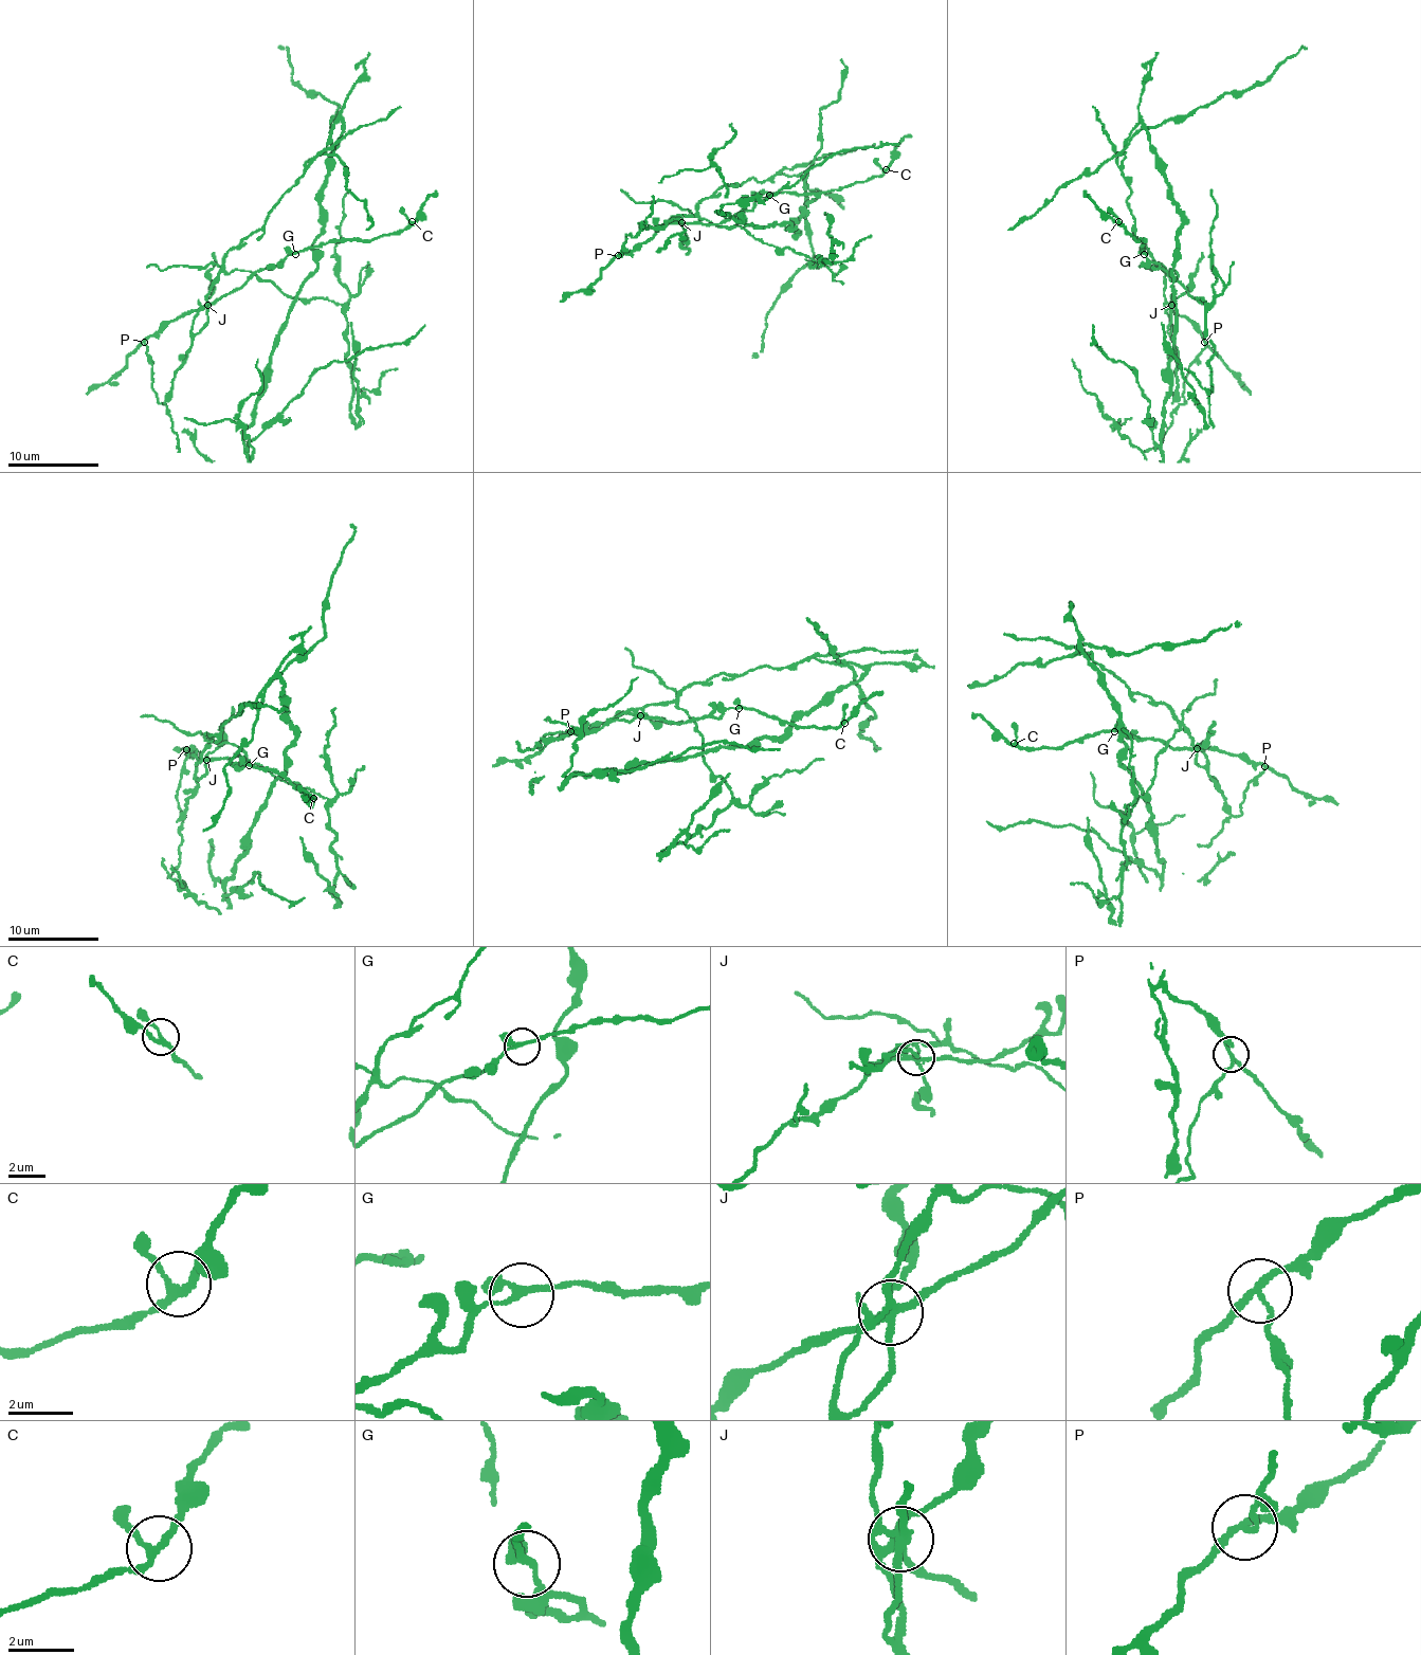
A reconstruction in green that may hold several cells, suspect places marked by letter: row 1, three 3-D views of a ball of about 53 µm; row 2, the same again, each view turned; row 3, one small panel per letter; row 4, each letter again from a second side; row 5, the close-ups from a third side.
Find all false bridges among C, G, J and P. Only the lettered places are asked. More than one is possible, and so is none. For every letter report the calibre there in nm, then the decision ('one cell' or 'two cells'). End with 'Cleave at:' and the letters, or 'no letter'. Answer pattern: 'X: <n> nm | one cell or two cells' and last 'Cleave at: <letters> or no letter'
C: 200 nm | one cell
G: 190 nm | one cell
J: 280 nm | two cells
P: 180 nm | two cells
Cleave at: J, P

